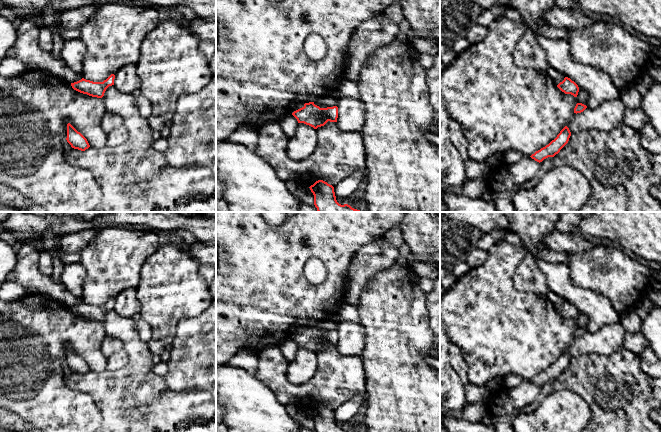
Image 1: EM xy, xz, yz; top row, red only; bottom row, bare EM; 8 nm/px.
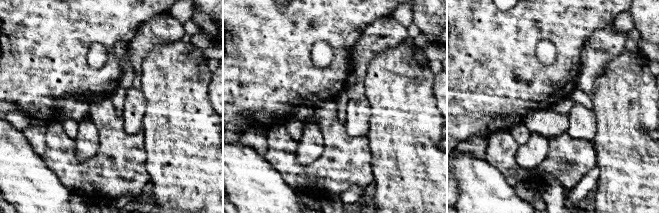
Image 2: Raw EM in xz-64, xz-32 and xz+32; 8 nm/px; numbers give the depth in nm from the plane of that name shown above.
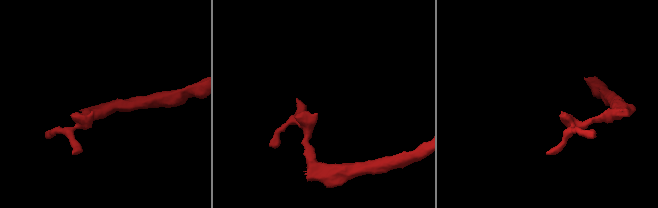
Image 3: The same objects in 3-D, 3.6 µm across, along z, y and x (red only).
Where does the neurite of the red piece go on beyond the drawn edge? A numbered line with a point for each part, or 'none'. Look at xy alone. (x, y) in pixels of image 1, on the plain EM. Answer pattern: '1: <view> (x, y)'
none

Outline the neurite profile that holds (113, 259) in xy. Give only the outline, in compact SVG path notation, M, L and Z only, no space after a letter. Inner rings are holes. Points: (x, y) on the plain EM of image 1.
M147 228L100 229L80 252L87 273L82 302L103 306L123 290L136 288L143 264L160 245L156 231Z

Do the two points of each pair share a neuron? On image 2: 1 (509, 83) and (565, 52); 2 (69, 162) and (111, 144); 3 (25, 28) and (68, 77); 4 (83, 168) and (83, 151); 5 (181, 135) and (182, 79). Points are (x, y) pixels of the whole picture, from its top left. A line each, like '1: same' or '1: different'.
1: same
2: same
3: same
4: different
5: same

